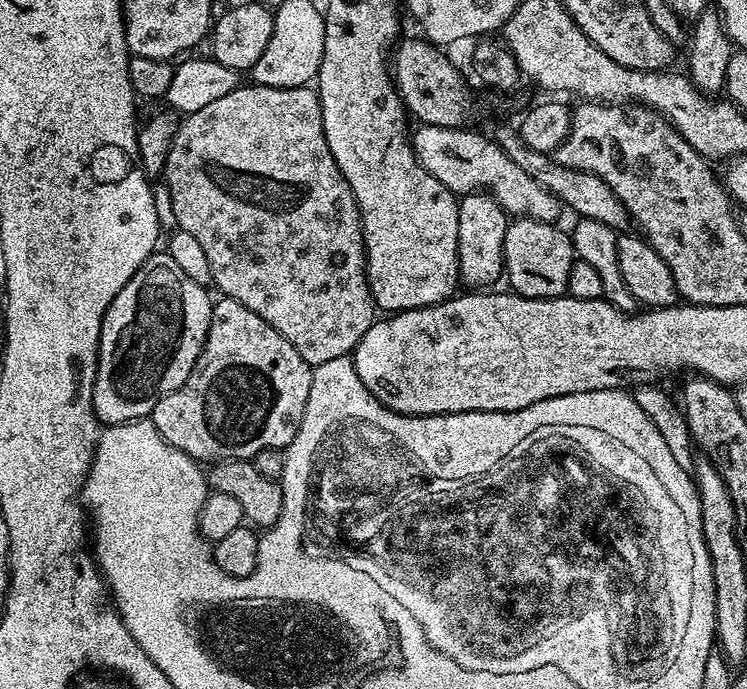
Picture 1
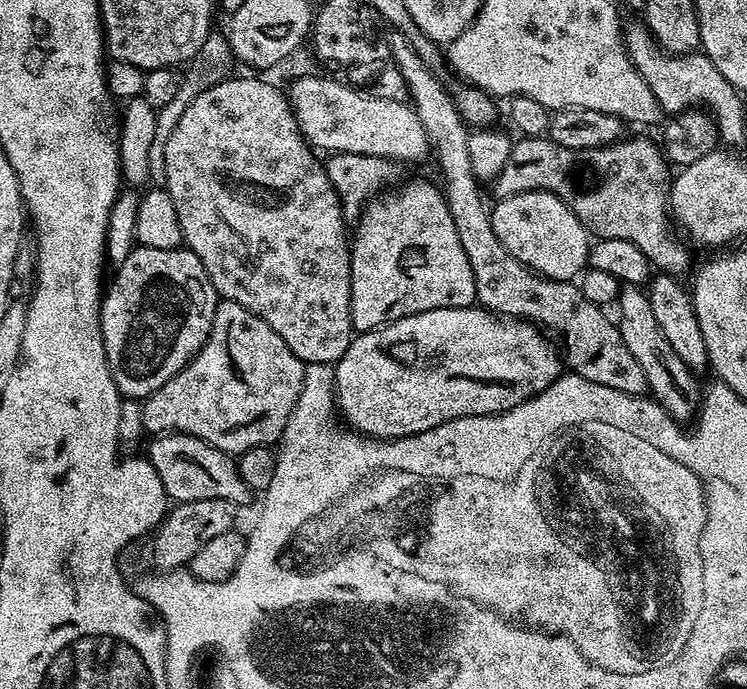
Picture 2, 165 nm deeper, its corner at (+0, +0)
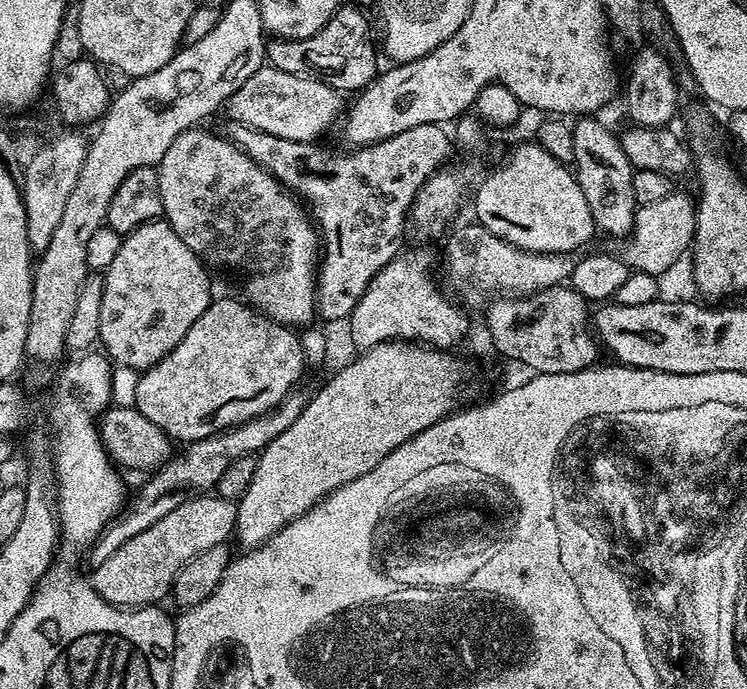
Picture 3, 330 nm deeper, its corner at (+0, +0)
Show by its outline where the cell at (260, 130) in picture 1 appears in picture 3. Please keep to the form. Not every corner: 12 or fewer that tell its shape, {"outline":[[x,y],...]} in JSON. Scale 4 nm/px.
{"outline":[[227,135],[158,165],[163,219],[285,328],[318,316],[311,215]]}

